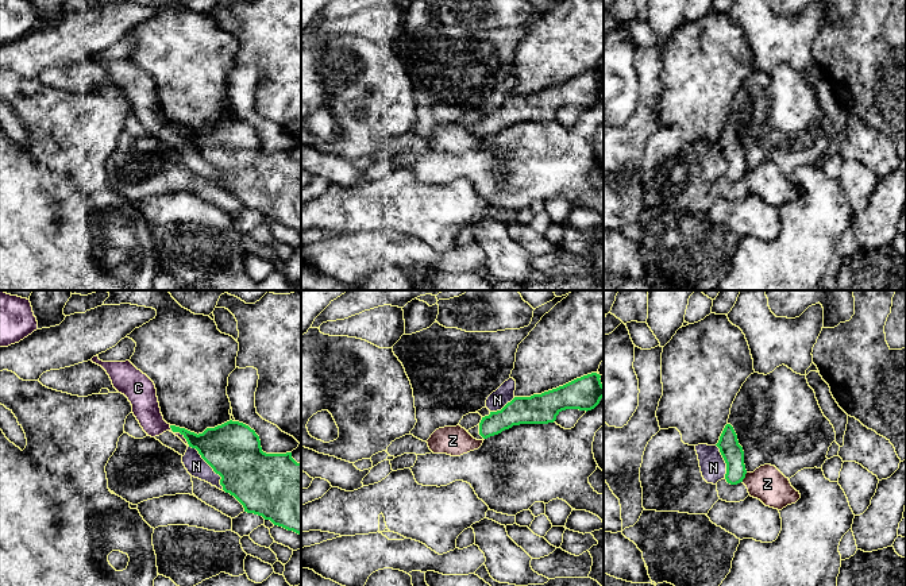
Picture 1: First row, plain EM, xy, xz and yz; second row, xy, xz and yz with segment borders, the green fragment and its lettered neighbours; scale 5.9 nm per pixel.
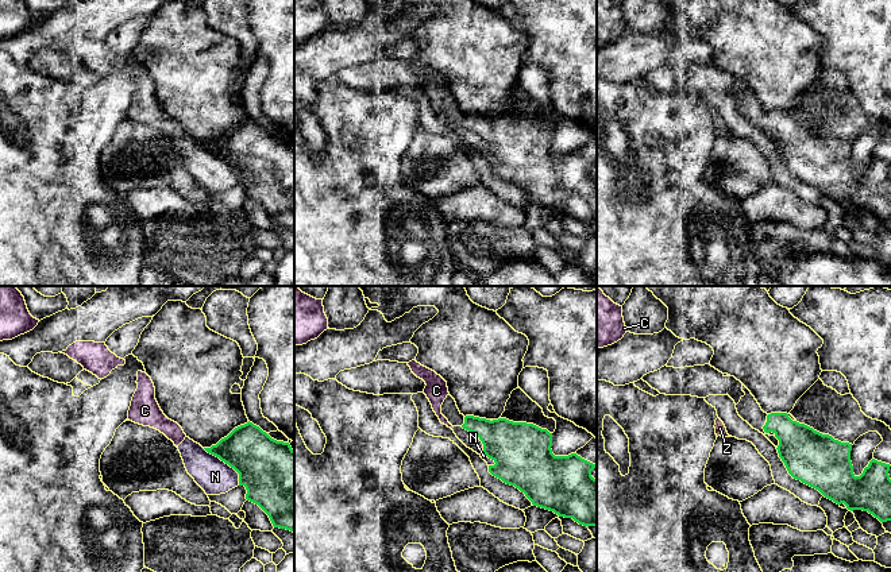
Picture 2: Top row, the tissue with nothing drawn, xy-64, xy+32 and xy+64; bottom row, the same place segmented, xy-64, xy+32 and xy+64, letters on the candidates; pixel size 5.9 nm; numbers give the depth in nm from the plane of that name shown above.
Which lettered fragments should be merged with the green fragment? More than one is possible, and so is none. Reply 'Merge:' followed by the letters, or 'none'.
Merge: none

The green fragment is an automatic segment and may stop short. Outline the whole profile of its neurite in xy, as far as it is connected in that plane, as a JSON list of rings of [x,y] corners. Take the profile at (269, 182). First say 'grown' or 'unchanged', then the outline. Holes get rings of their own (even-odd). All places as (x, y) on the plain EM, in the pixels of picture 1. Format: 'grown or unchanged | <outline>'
unchanged | [[[230,117],[198,132],[176,123],[170,126],[173,130],[180,130],[189,144],[196,146],[221,174],[223,188],[234,193],[243,203],[244,209],[262,213],[274,223],[301,232],[301,161],[292,155],[292,150],[263,150],[255,128],[239,119]]]

